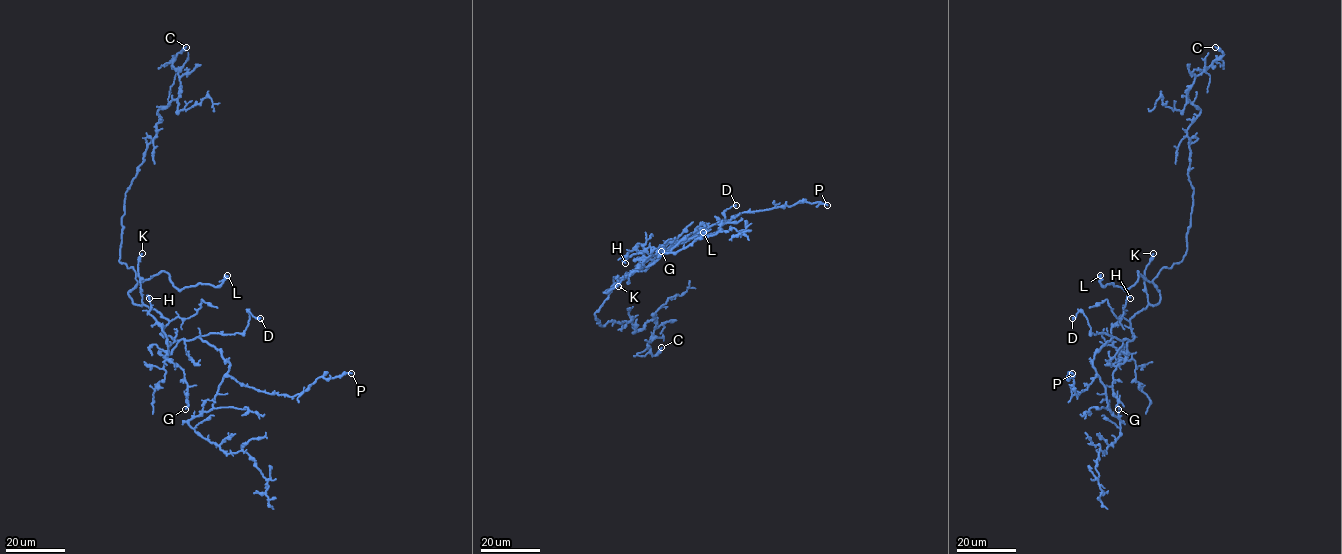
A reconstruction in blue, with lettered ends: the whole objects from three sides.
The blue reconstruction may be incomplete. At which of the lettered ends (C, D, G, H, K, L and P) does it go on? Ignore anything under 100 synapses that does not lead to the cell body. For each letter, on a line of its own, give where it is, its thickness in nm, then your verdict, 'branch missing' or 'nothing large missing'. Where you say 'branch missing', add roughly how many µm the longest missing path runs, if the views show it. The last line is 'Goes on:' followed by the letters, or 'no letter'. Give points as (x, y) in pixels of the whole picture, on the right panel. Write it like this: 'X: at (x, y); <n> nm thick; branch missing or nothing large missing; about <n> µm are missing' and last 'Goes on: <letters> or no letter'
C: at (1215, 47); 150 nm thick; nothing large missing
D: at (1072, 318); 140 nm thick; nothing large missing
G: at (1118, 409); 130 nm thick; nothing large missing
H: at (1130, 298); 220 nm thick; nothing large missing
K: at (1153, 253); 180 nm thick; branch missing; about 60 µm are missing
L: at (1100, 275); 150 nm thick; branch missing; about 140 µm are missing
P: at (1072, 373); 120 nm thick; nothing large missing
Goes on: K, L

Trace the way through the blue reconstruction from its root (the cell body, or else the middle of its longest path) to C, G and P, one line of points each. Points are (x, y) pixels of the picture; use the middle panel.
C: (624, 278), (597, 323), (632, 319), (635, 332), (654, 318), (647, 344), (661, 347)
G: (624, 278), (644, 262), (640, 263), (641, 266), (652, 264), (652, 259), (642, 263), (663, 245), (661, 251)
P: (624, 278), (644, 262), (640, 263), (652, 264), (701, 225), (707, 229), (743, 212), (799, 201), (827, 205)

